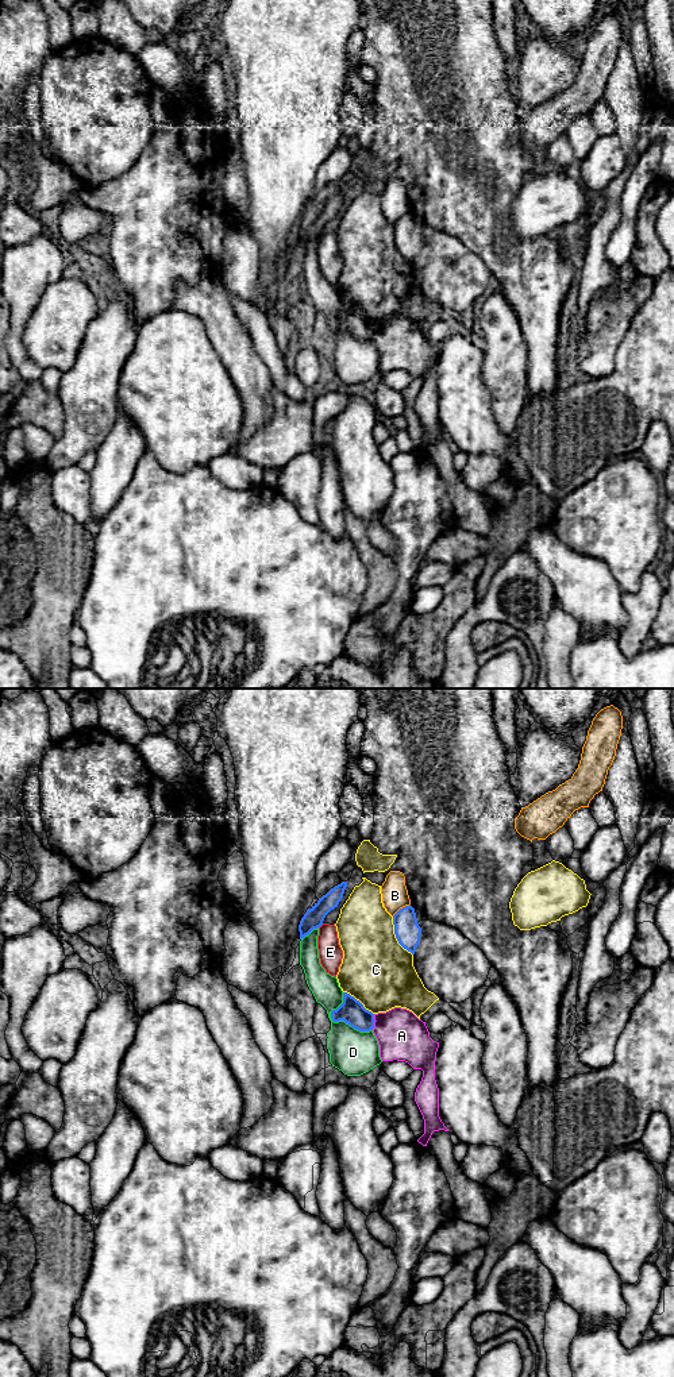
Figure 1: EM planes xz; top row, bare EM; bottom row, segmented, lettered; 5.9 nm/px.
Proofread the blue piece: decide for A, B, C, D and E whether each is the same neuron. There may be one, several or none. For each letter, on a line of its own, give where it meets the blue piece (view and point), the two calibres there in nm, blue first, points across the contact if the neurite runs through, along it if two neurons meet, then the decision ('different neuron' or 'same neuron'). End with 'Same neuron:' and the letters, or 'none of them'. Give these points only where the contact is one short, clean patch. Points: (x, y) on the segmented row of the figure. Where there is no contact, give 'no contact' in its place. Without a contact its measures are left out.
A: contact xz (374, 1021); calibres 150 and 300 nm; border xz (374, 1014), (374, 1026), (372, 1029); different neuron
B: contact xz (400, 909); calibres 150 and 160 nm; different neuron
C: contact xz (396, 937); calibres 150 and 420 nm; different neuron
D: contact xz (338, 1021); calibres 150 and 260 nm; different neuron
E: contact xz (320, 925); calibres 120 and 140 nm; border xz (323, 924), (319, 928); different neuron
Same neuron: none of them

